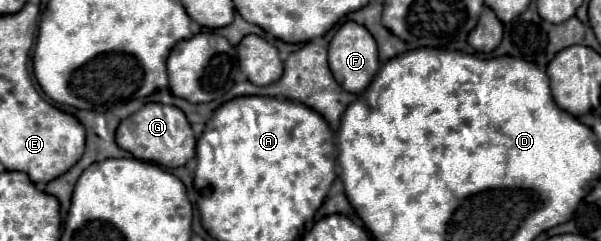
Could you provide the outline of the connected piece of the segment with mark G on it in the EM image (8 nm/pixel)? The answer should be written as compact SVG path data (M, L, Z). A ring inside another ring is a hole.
M147 103L135 115L121 121L117 127L117 145L129 151L135 159L151 161L161 167L181 167L195 155L195 135L185 113L173 105L163 103Z

